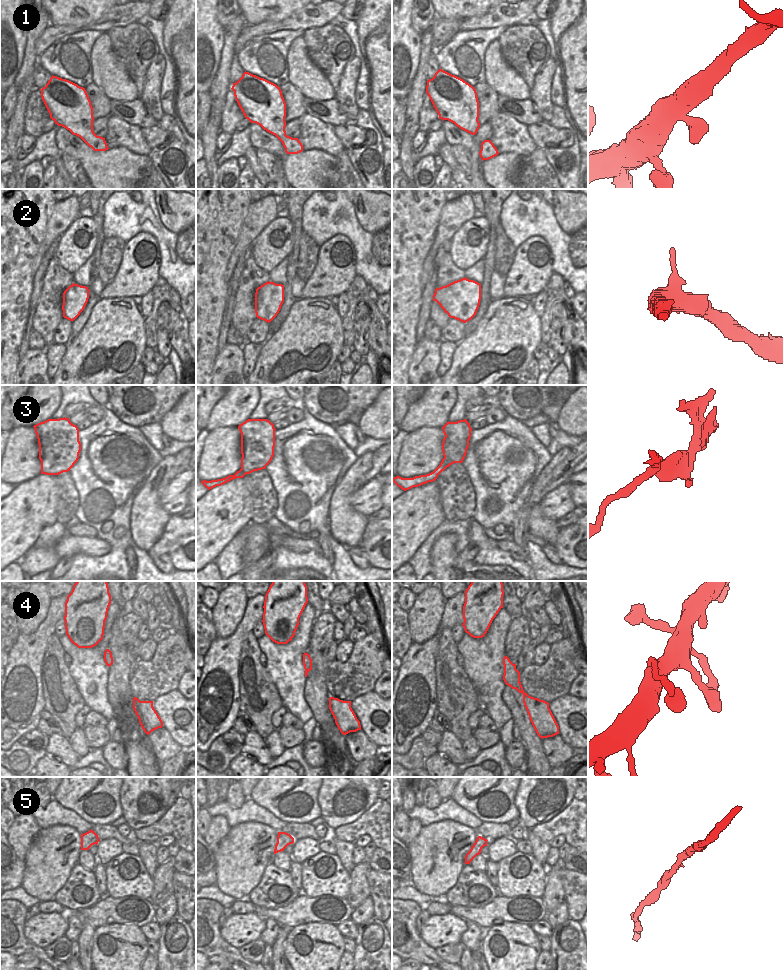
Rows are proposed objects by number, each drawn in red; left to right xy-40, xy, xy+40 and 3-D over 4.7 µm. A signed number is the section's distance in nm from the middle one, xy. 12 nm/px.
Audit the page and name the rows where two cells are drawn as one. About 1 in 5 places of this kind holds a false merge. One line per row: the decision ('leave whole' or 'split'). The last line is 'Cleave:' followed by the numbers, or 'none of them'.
1: leave whole
2: leave whole
3: split
4: leave whole
5: leave whole
Cleave: 3

